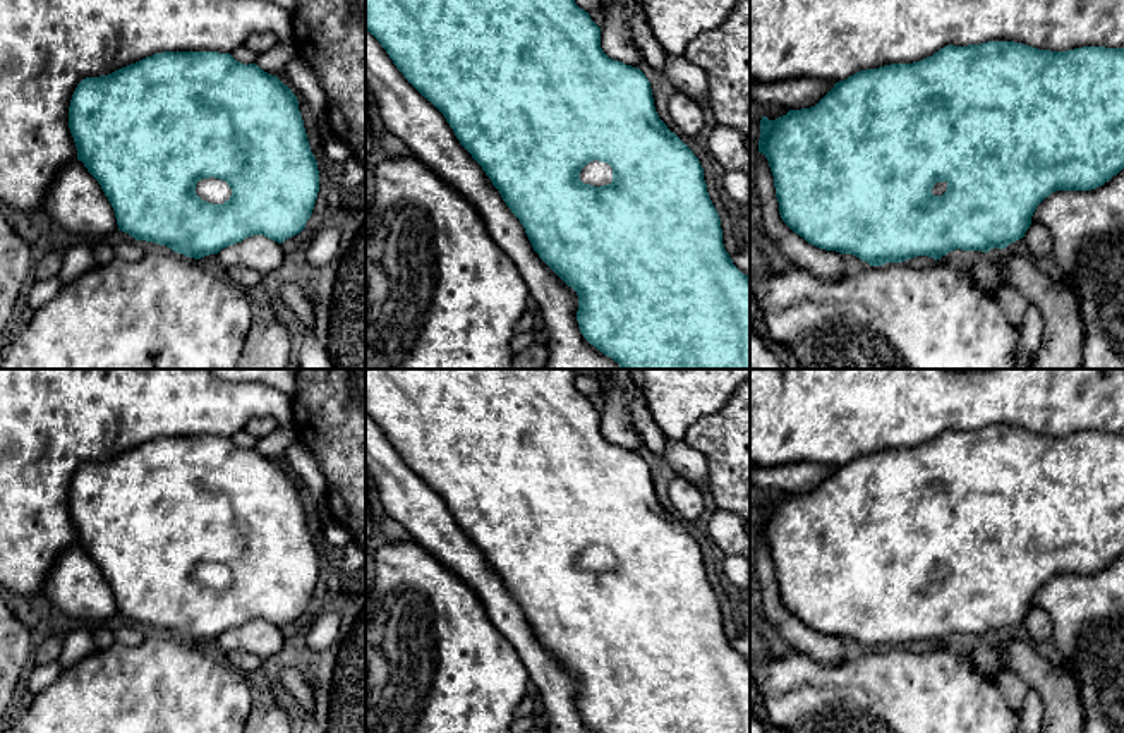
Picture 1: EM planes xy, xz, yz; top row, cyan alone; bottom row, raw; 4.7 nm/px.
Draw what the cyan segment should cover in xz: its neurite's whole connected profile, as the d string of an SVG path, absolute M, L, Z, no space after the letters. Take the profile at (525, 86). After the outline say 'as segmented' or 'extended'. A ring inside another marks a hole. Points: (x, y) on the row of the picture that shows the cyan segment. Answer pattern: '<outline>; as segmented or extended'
M366 0L366 29L381 43L403 77L446 118L460 144L482 167L503 201L520 220L539 257L578 295L577 321L583 338L621 369L750 369L750 278L734 264L722 244L721 218L709 197L704 168L693 151L659 118L650 82L640 69L609 58L601 48L601 27L575 0Z; extended

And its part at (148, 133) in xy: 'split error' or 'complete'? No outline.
split error

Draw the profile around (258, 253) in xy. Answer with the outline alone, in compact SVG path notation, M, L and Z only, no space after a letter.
M252 235L221 249L216 257L225 270L244 266L264 276L280 268L285 259L285 252L281 244L264 235Z

